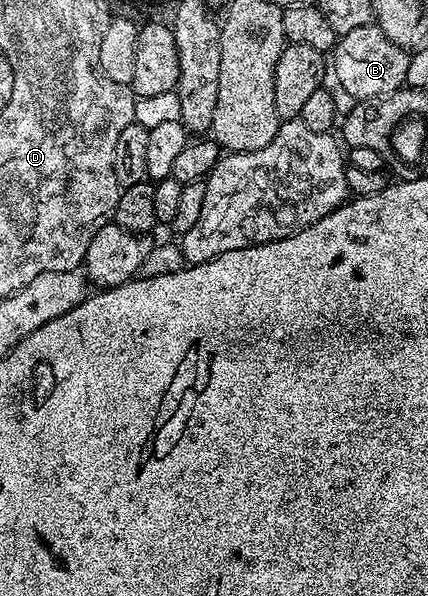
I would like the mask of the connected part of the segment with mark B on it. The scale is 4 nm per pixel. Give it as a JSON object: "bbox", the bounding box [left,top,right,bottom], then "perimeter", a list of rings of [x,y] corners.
{"bbox":[333,23,409,101],"perimeter":[[[376,23],[365,27],[353,27],[353,31],[342,34],[335,42],[333,60],[336,63],[340,85],[356,101],[370,97],[384,97],[404,88],[409,71],[409,53],[389,39],[382,27]]]}

